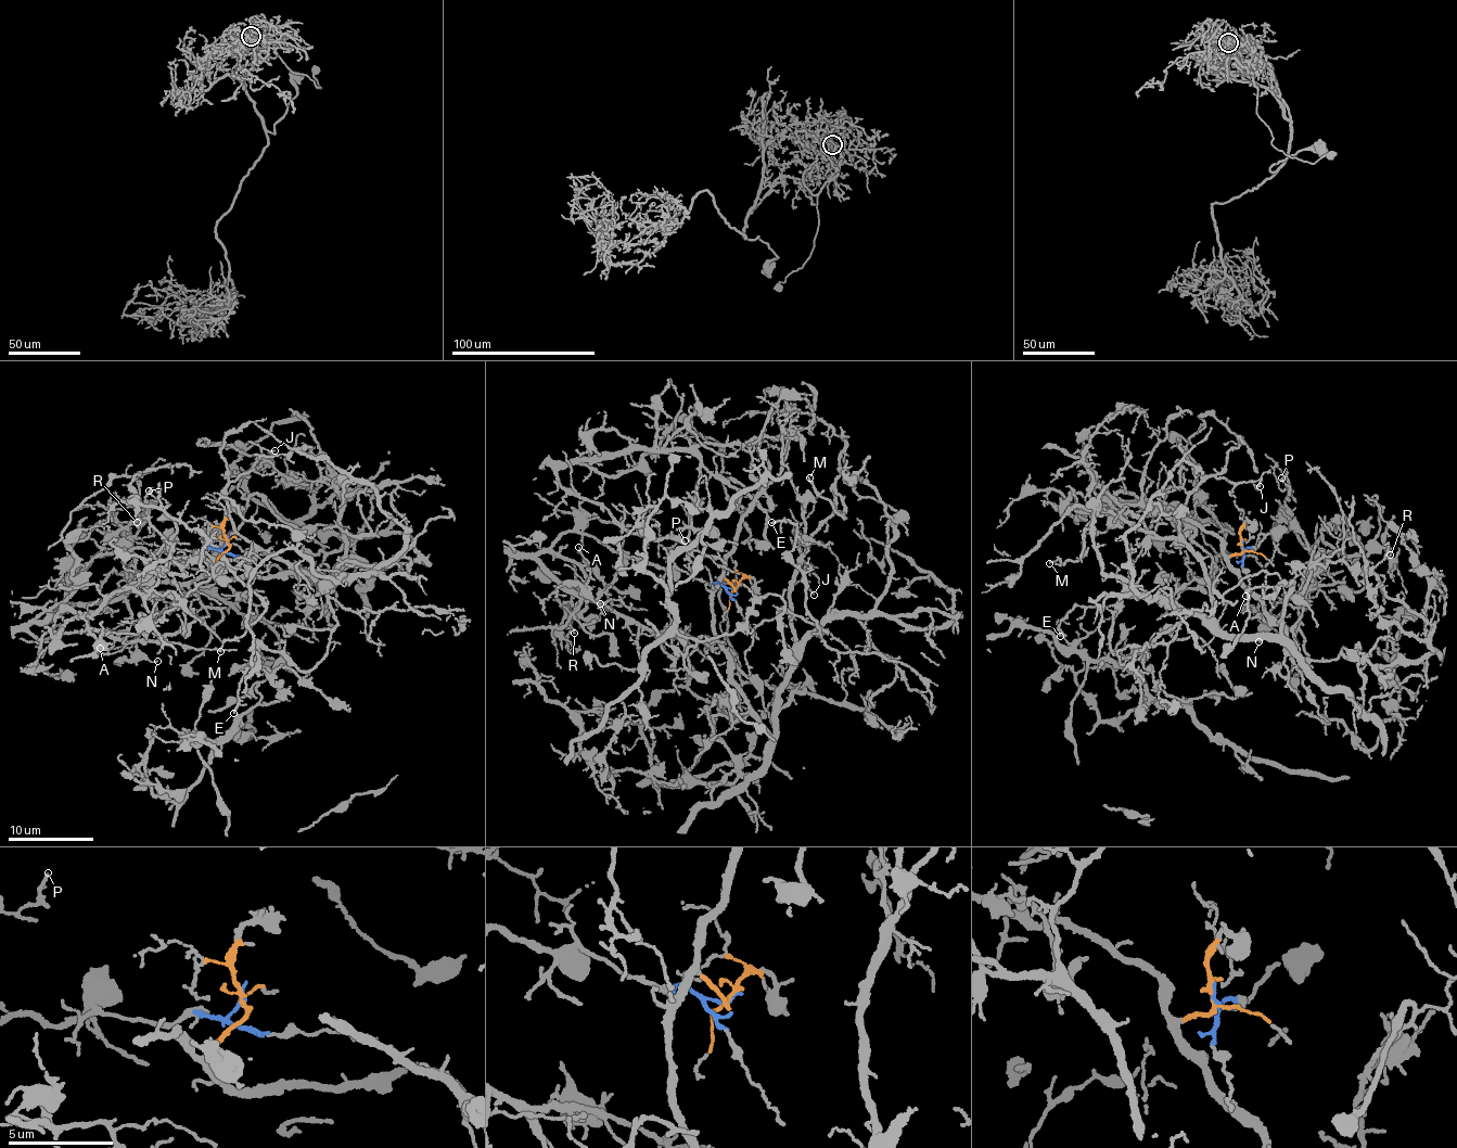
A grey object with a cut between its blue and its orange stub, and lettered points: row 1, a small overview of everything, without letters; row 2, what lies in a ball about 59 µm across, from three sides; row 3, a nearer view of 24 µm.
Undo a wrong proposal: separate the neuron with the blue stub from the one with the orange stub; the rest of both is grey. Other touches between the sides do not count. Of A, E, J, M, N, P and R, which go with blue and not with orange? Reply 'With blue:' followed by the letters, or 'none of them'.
With blue: A, N, P, R

